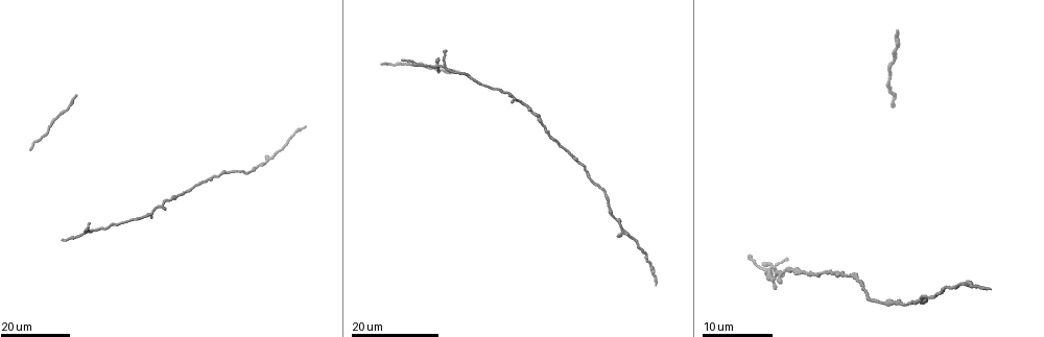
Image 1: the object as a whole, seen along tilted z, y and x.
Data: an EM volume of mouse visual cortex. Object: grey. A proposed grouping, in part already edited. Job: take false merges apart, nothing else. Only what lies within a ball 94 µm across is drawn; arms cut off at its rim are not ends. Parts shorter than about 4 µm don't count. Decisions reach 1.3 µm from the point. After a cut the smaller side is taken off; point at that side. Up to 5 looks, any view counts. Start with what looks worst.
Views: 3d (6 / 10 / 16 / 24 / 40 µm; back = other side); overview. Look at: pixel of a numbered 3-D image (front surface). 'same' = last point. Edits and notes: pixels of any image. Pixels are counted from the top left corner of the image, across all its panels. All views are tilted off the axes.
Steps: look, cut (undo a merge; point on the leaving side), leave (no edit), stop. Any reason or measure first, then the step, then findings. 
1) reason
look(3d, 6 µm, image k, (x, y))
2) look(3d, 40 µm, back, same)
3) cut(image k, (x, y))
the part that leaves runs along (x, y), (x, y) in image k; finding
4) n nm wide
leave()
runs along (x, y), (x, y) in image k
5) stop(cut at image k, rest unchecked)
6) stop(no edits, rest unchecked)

look(3d, 16 µm, image 1, (138, 220))

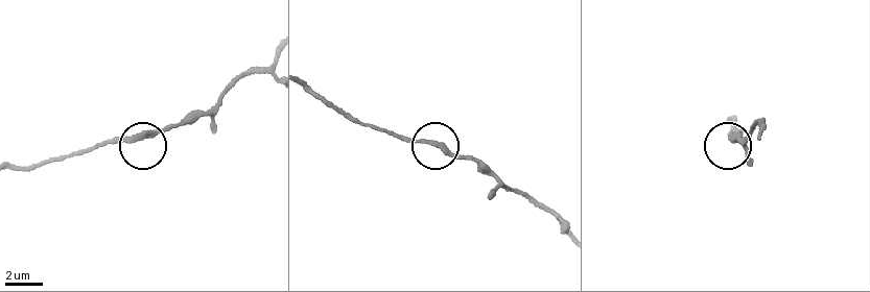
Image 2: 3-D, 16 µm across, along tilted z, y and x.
closer look
look(3d, 10 µm, image 2, (131, 141))

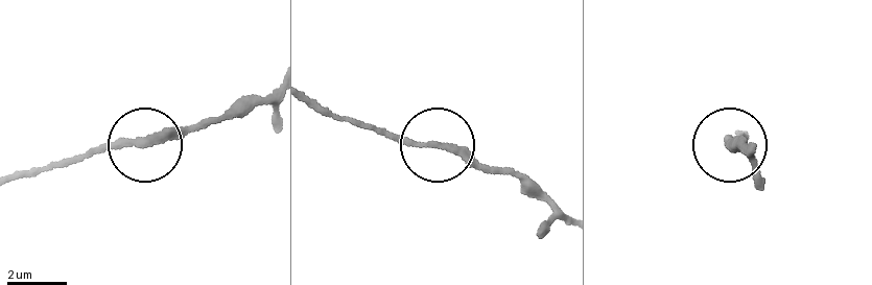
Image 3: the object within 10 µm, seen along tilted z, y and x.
190 nm wide
leave()
runs along (434, 145), (405, 145), (360, 122) in image 3; continuous, no second cell

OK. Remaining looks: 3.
calibre changes
look(3d, 24 µm, image 1, (773, 280))

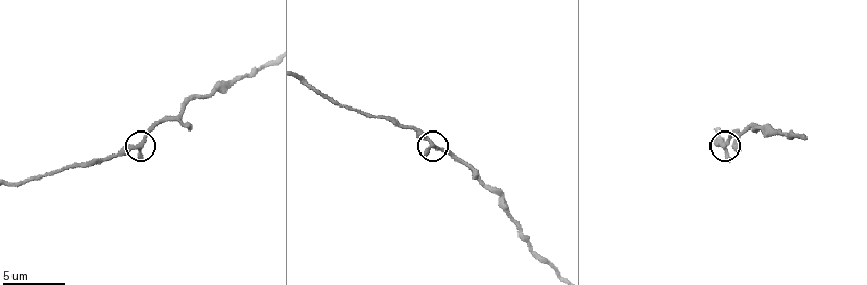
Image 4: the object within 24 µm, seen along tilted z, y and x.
look(3d, 6 µm, image 4, (723, 145))

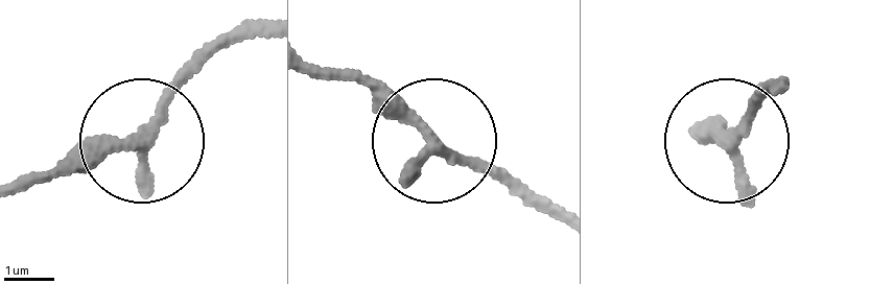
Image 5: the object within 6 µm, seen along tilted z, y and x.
3 arms
leave()
runs along (14, 184), (67, 176), (144, 138), (175, 85), (253, 20) in image 5; all the same cell

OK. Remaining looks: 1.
stop(no edits, rest unchecked)

